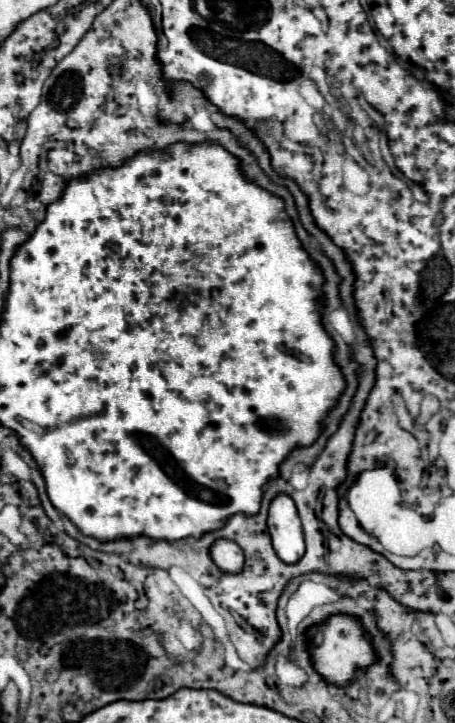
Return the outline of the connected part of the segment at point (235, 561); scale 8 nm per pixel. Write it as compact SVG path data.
M216 539L210 547L210 557L226 573L238 573L244 565L242 549L230 539Z

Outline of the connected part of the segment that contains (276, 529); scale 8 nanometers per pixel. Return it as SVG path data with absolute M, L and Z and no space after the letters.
M278 493L268 509L268 533L276 555L284 563L296 563L304 555L304 533L294 501L286 493Z

